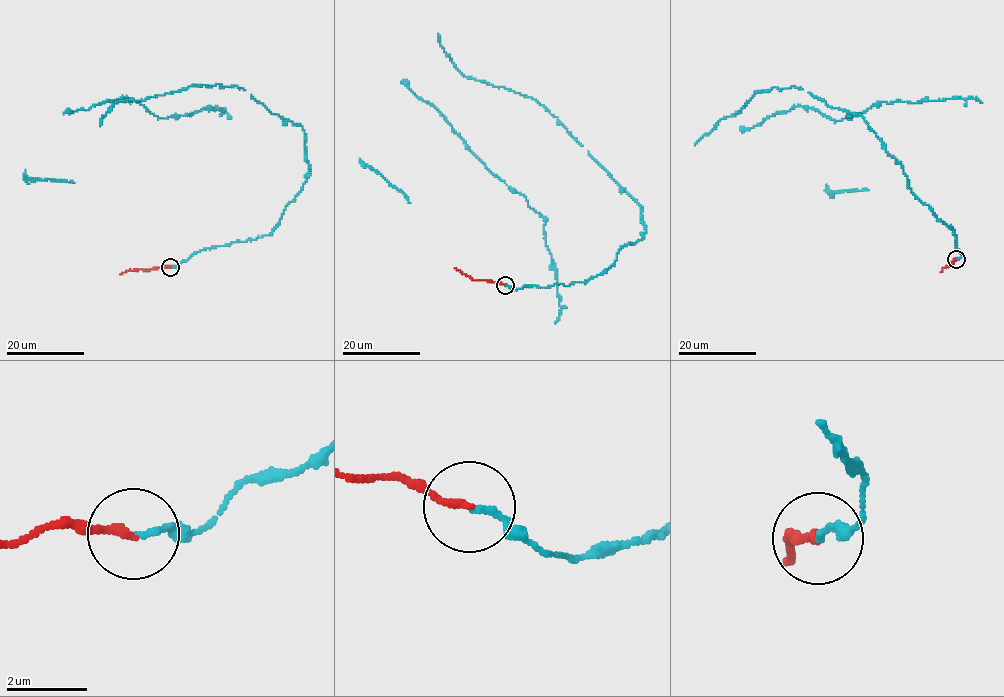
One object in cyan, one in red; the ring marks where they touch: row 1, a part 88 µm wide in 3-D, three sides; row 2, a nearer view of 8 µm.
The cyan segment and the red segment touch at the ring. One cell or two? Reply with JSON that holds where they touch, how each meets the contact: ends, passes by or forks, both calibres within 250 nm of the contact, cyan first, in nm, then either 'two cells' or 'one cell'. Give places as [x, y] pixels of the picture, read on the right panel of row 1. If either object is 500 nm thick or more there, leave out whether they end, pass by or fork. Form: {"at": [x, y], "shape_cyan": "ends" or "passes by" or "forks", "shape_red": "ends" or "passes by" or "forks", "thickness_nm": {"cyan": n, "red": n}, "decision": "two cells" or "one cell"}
{"at": [956, 259], "shape_cyan": "ends", "shape_red": "ends", "thickness_nm": {"cyan": 130, "red": 180}, "decision": "one cell"}

